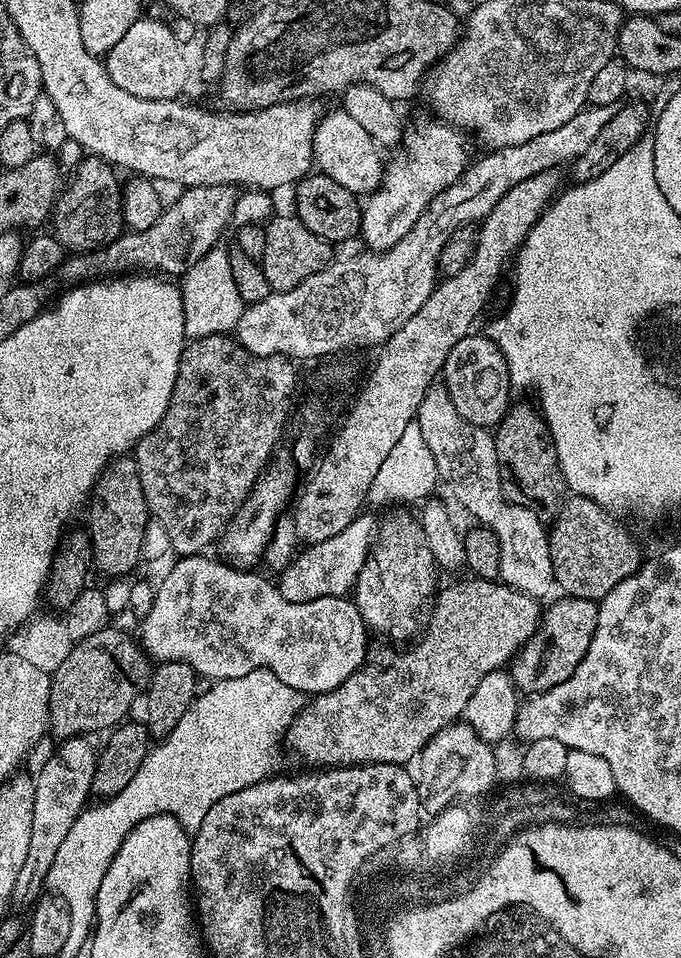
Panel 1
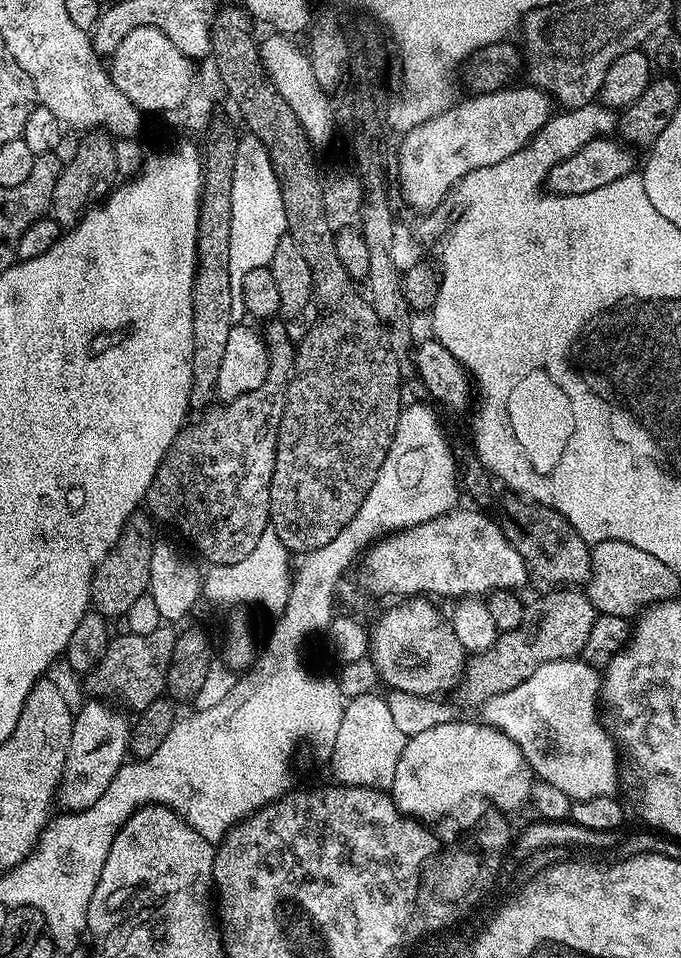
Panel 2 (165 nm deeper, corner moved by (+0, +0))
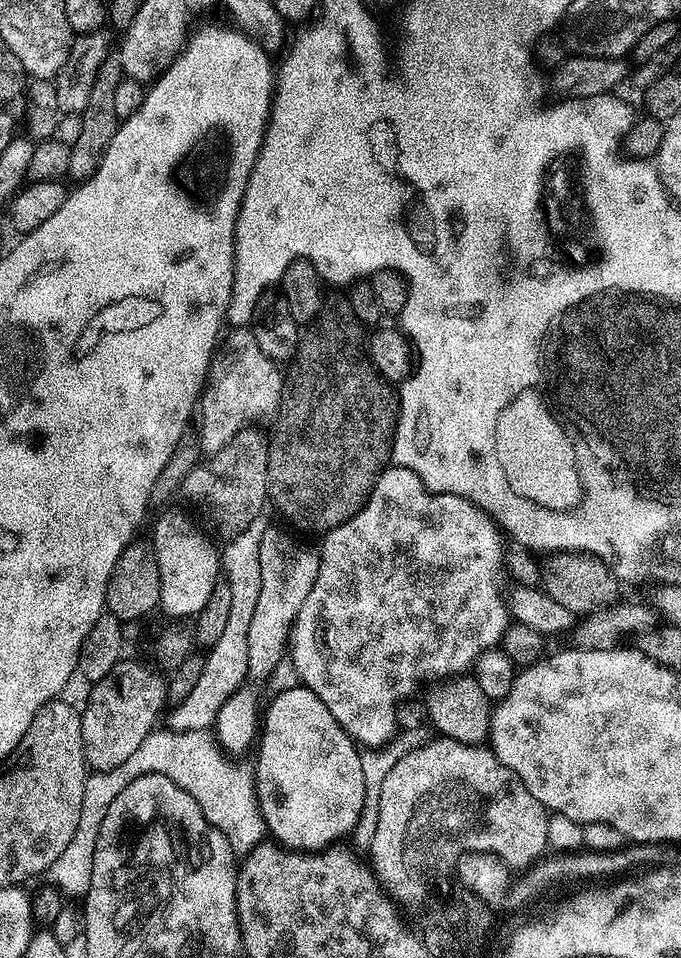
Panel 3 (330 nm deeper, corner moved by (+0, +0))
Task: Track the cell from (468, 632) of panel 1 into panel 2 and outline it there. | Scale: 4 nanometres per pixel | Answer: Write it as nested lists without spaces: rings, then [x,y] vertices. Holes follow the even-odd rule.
[[[548,590],[545,596],[538,597],[532,605],[529,603],[525,607],[519,626],[501,631],[485,652],[467,657],[459,684],[476,706],[518,686],[518,682],[530,678],[538,666],[551,660],[575,657],[583,649],[598,613],[587,595],[578,591],[580,590]]]

